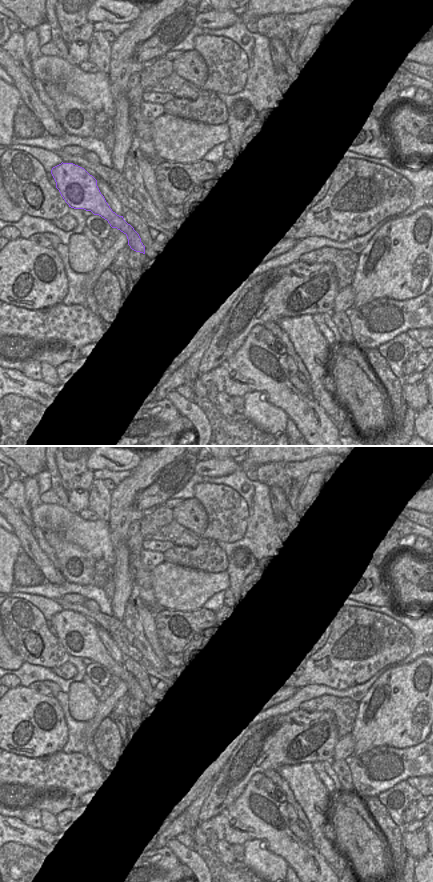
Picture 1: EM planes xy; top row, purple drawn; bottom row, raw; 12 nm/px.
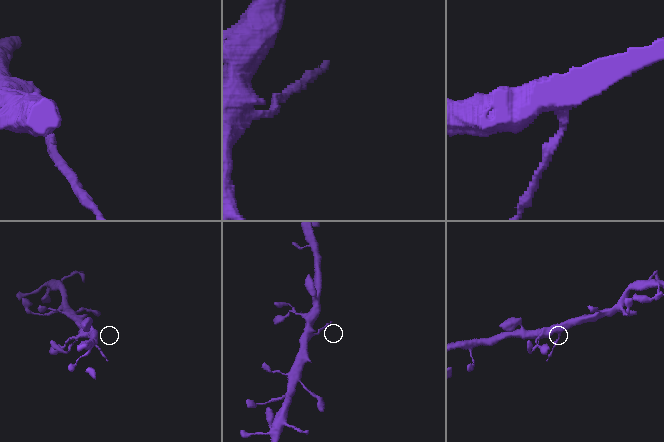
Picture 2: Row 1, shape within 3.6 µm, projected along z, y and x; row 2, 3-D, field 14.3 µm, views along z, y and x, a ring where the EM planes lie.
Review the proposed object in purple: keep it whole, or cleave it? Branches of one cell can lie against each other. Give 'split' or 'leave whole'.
split

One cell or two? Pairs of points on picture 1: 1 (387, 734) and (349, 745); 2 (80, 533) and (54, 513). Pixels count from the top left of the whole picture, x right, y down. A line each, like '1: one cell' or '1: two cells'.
1: two cells
2: one cell

